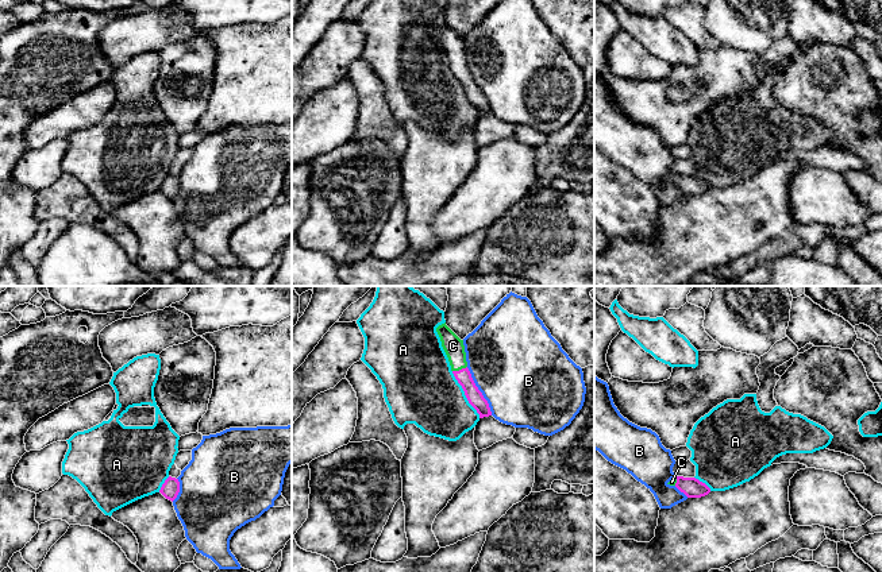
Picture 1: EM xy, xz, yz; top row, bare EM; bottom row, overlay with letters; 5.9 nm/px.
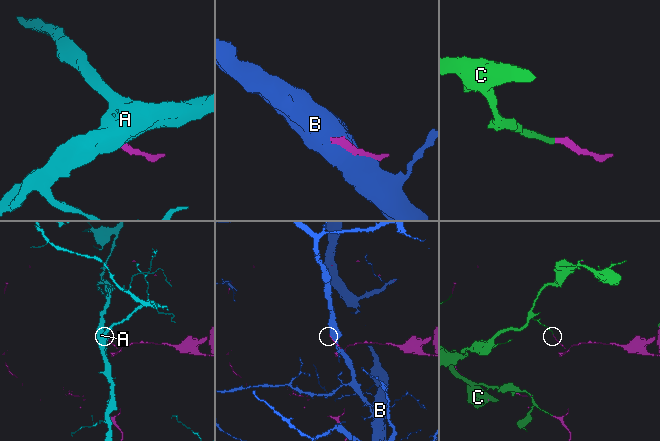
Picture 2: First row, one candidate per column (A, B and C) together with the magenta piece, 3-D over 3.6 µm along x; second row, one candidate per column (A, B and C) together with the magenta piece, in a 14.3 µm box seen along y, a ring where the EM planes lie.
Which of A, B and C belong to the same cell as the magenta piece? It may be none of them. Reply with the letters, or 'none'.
C

